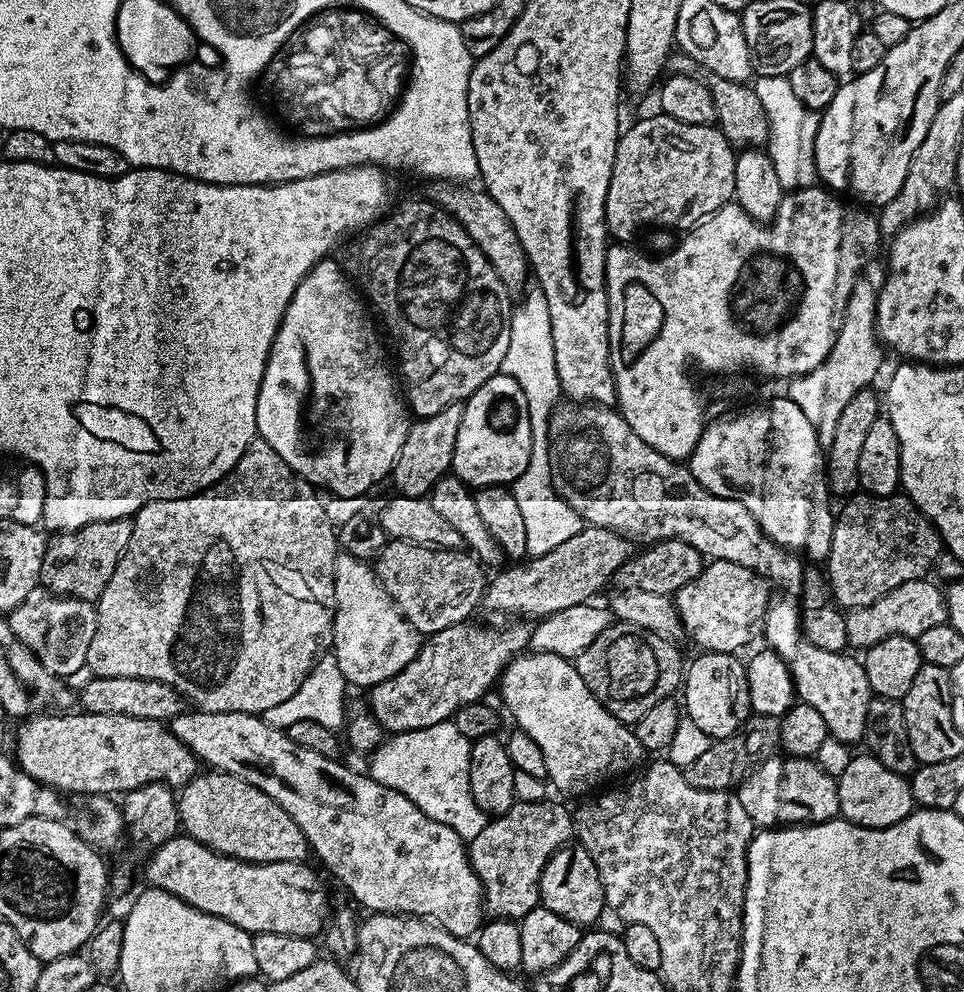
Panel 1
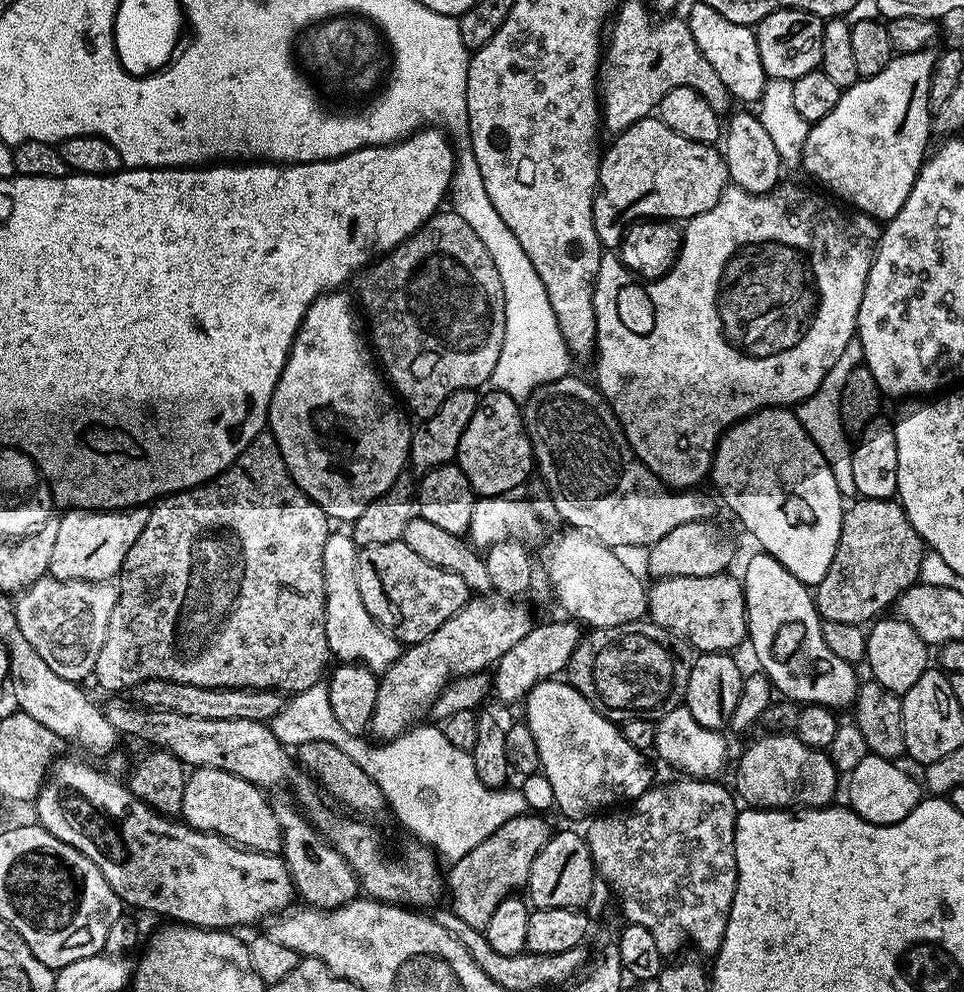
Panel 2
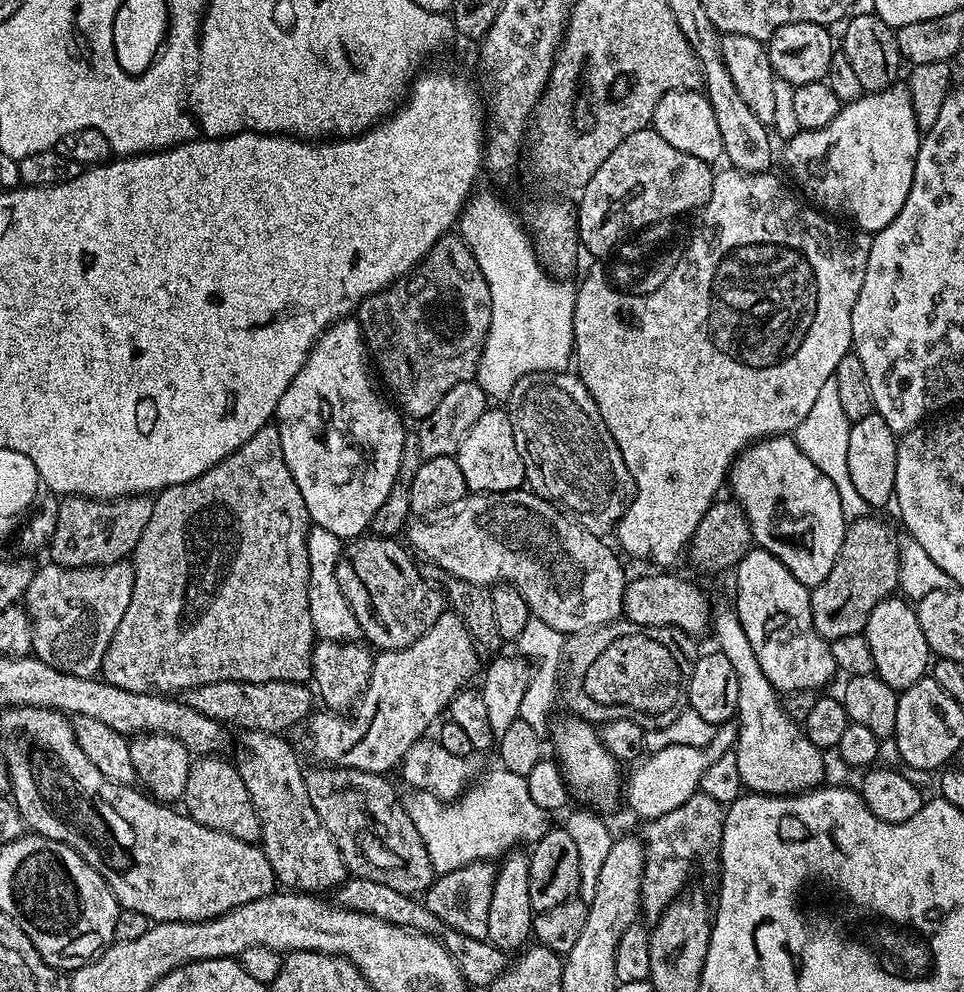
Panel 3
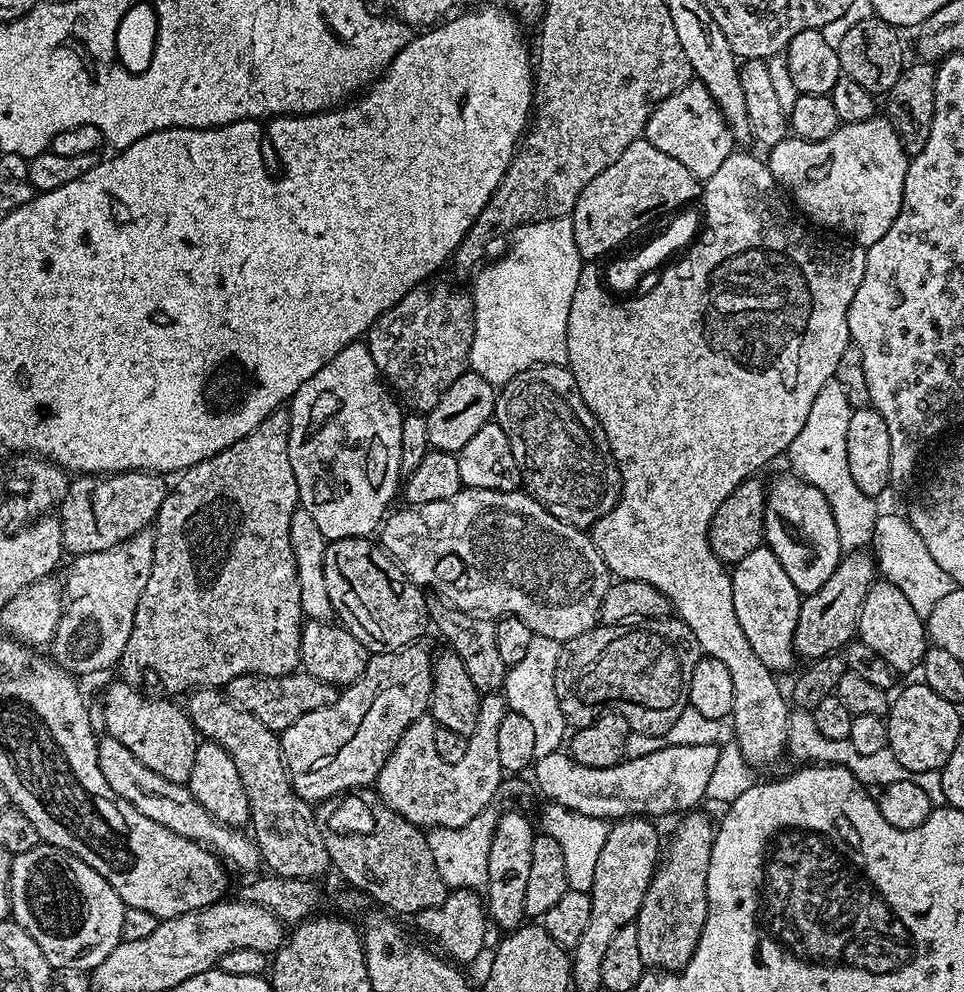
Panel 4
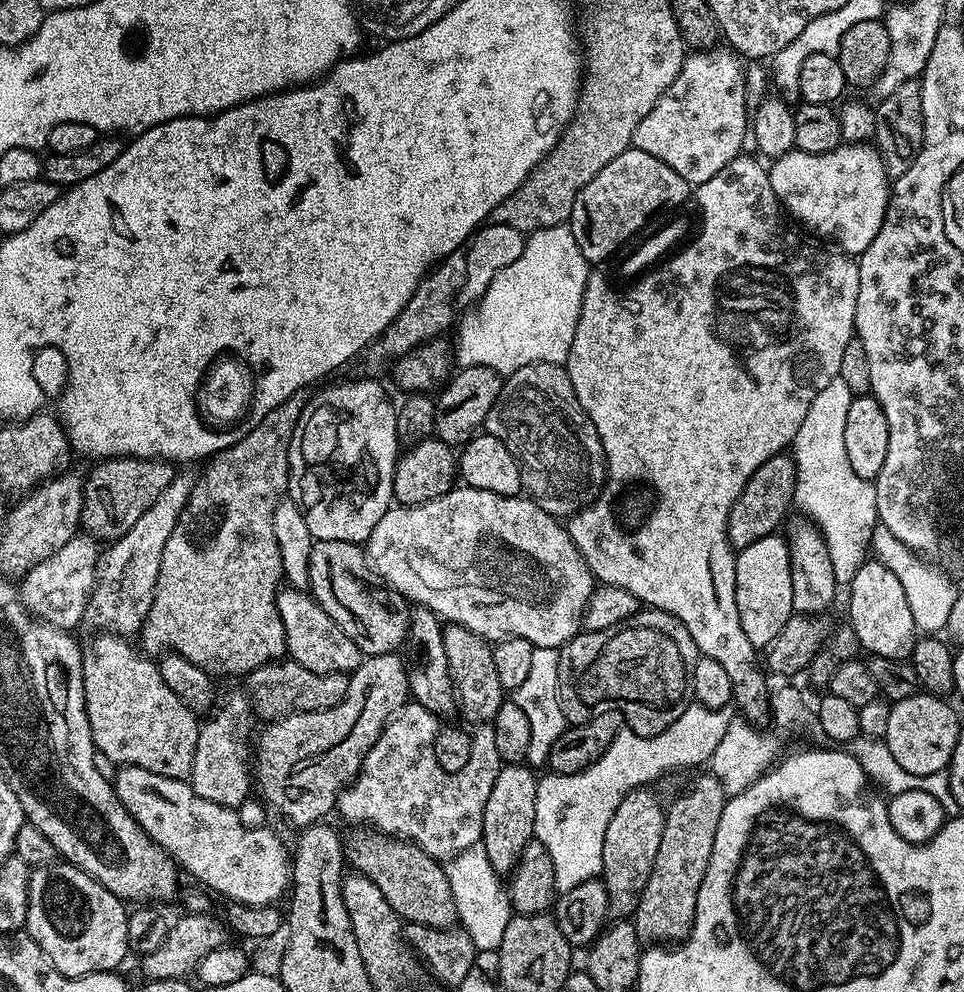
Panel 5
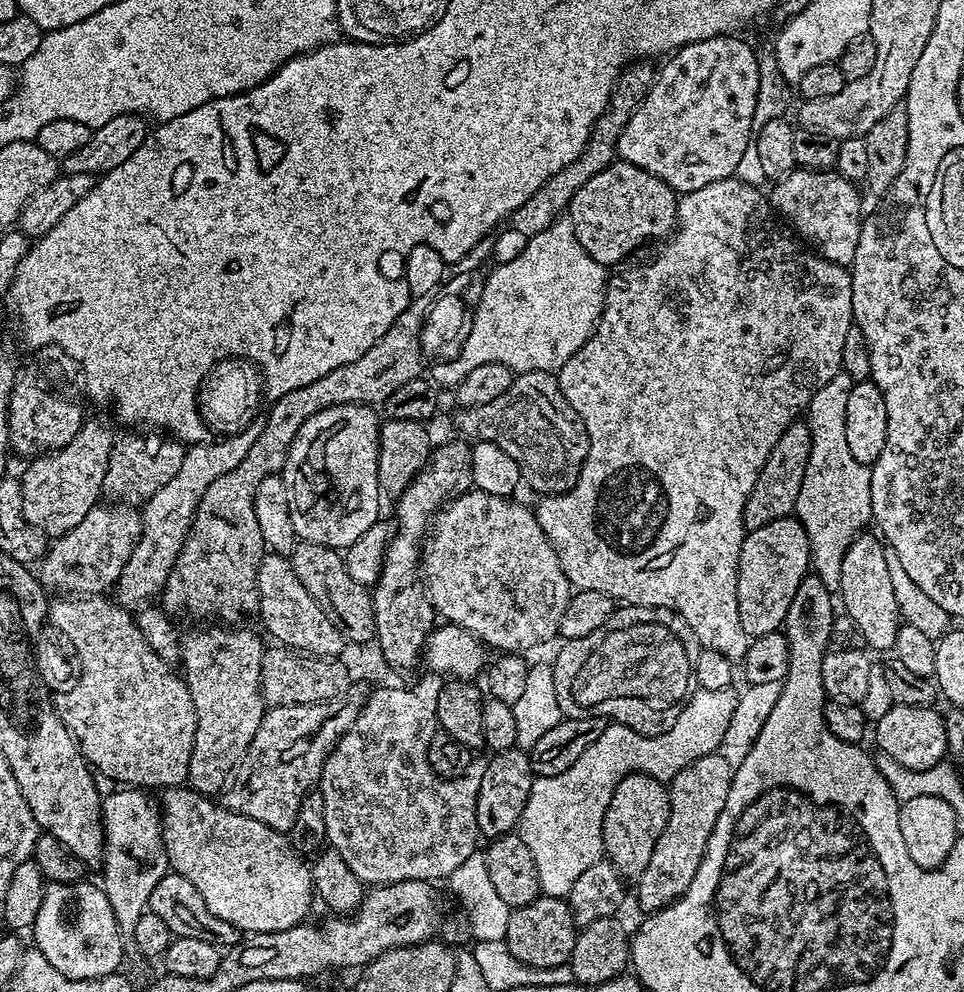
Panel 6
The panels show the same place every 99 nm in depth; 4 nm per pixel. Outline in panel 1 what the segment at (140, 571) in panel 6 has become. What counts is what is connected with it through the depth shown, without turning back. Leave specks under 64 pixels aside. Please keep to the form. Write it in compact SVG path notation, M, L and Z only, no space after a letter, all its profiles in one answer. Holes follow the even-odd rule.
M37 586L26 594L26 602L8 616L10 630L36 655L38 662L56 676L69 678L88 663L90 641L98 626L96 605L91 600L75 600L73 596L55 596L43 586Z

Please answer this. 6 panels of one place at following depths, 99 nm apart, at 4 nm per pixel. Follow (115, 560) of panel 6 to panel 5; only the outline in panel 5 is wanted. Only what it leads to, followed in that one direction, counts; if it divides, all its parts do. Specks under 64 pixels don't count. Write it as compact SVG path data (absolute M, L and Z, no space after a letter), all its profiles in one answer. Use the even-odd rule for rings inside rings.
M87 534L72 536L62 550L54 550L50 558L44 558L24 573L18 584L24 605L33 616L47 621L60 631L73 631L72 628L80 622L82 624L87 615L101 559L101 545L93 537Z

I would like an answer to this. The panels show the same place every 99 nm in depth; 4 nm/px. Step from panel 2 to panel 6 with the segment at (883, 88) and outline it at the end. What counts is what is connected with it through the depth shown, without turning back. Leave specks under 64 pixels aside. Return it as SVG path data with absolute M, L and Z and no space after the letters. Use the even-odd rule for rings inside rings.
M797 167L788 176L779 177L773 184L776 184L772 192L770 191L770 203L773 209L785 221L788 219L787 223L819 255L835 264L851 265L854 250L858 250L862 223L860 192L856 189L859 187L835 170L812 172L809 168L801 167Z

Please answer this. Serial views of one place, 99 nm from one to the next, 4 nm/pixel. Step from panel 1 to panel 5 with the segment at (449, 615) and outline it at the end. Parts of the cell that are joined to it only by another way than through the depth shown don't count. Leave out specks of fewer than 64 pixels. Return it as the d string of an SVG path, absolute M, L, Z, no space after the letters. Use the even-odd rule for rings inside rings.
M317 540L310 550L310 594L342 626L342 630L355 642L365 657L395 653L405 643L408 635L409 605L399 592L389 590L383 583L374 579L365 549L359 544Z

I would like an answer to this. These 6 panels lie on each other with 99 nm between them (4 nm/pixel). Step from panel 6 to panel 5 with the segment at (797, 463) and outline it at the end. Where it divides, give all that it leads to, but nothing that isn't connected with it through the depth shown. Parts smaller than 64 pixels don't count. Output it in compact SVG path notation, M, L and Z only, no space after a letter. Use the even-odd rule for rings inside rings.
M781 454L771 456L746 482L738 502L730 512L728 519L728 540L732 543L733 549L744 549L752 542L757 542L760 538L775 533L789 519L788 511L793 511L796 499L796 461L791 455Z

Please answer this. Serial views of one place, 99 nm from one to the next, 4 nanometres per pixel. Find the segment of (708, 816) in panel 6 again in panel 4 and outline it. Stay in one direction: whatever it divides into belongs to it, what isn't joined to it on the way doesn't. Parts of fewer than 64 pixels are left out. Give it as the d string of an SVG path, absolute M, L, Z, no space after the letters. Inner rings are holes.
M692 810L687 814L679 817L680 825L676 828L676 833L672 836L672 841L667 841L666 851L663 853L662 859L659 861L656 873L652 876L650 886L646 890L646 898L642 898L642 910L638 910L634 921L638 930L638 951L642 954L642 962L645 969L663 970L664 972L678 972L690 962L694 950L698 946L698 942L702 938L702 930L706 926L706 918L708 917L708 895L706 894L706 878L710 874L710 858L712 857L712 837L714 835L714 820L711 820L706 813L701 810Z

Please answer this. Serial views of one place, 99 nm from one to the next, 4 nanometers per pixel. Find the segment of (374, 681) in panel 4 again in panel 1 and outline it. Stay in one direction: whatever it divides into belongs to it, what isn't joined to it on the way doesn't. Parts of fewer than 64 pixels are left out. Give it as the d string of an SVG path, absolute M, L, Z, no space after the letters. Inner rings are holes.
M584 527L574 538L562 542L562 546L554 546L550 554L533 556L523 562L513 563L508 568L497 571L496 576L487 581L484 589L483 607L489 608L492 612L505 612L508 618L527 618L536 622L550 614L558 614L558 610L567 610L569 606L589 603L608 584L608 579L615 577L619 573L623 564L634 554L633 541L628 537L618 534L614 530L605 528Z

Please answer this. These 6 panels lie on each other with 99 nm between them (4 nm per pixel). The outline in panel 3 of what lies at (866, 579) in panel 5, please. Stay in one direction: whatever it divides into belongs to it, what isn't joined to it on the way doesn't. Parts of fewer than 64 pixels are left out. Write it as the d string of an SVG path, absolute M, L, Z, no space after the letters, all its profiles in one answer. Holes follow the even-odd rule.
M893 594L878 602L862 634L870 642L870 654L874 654L875 675L886 682L886 686L897 690L909 688L929 671L930 651L926 635L916 617L916 608L907 599Z

